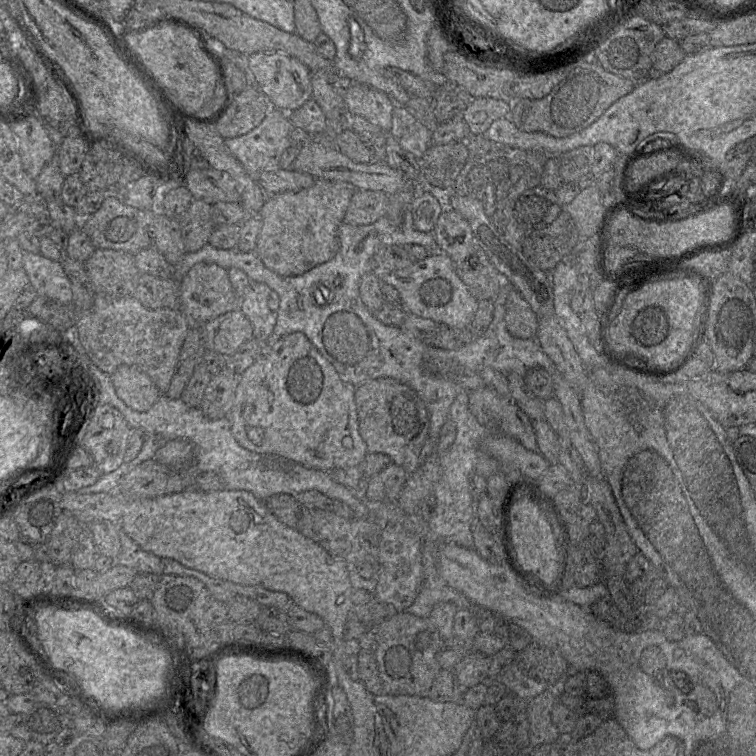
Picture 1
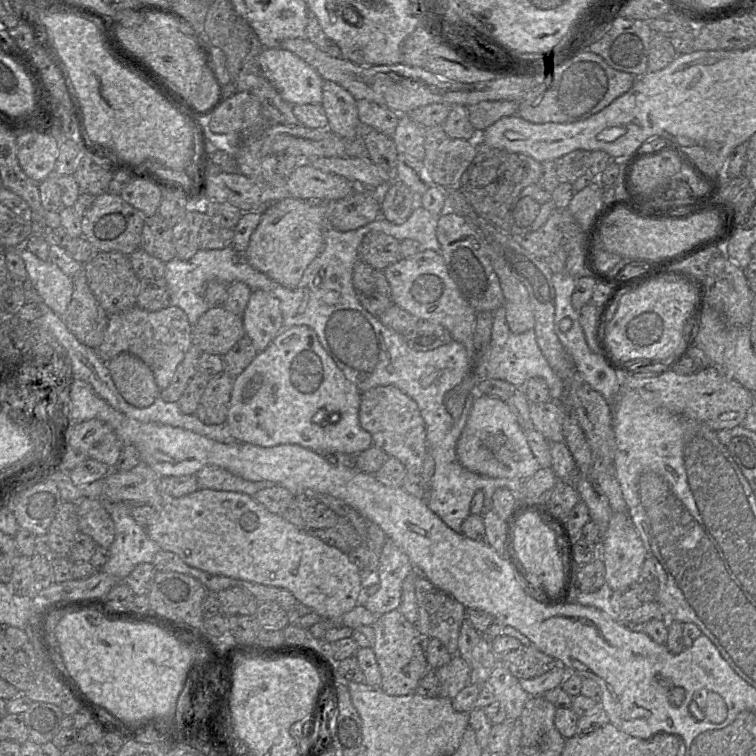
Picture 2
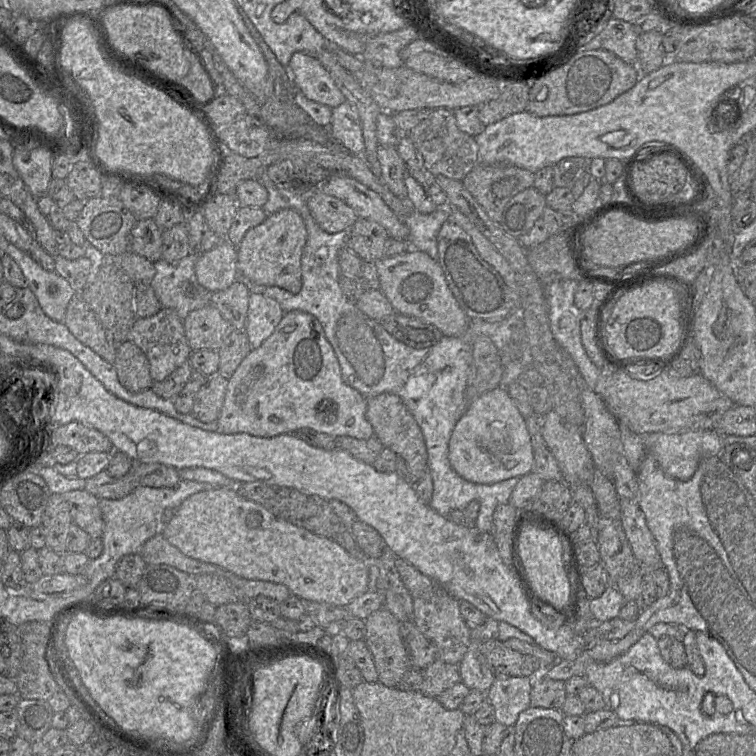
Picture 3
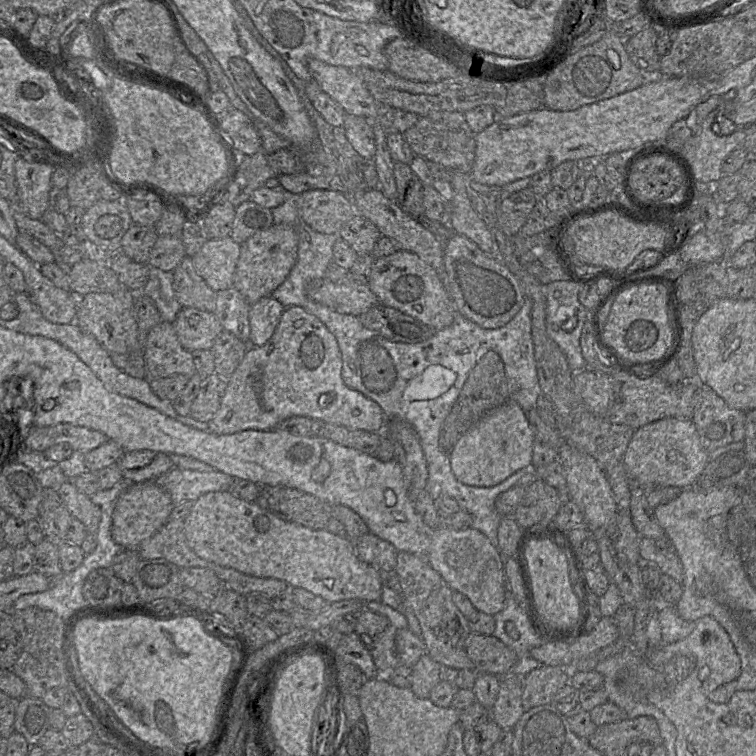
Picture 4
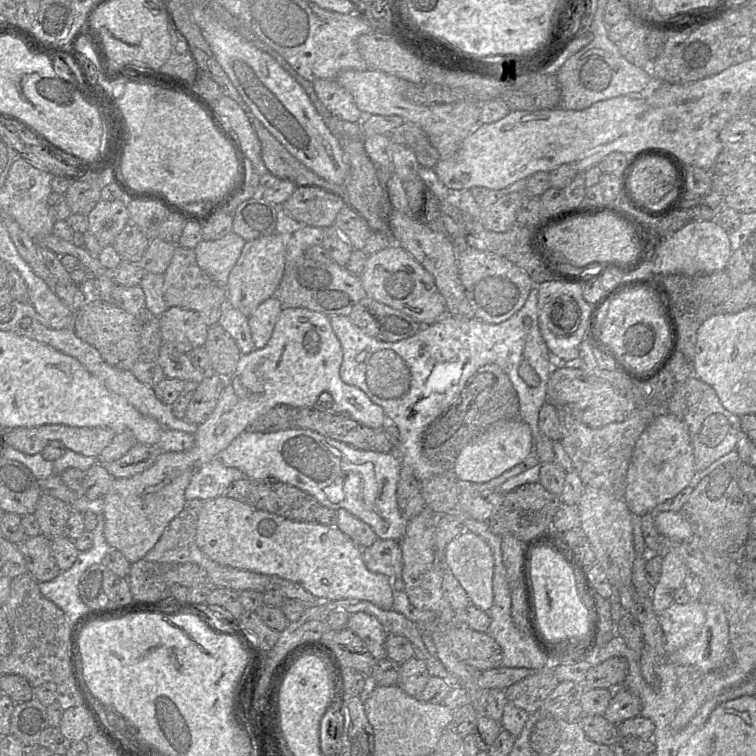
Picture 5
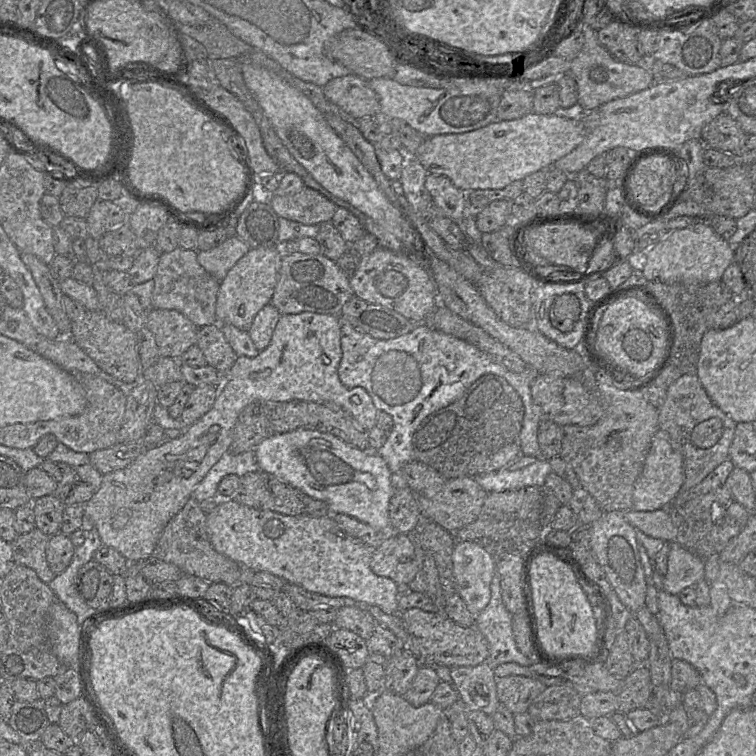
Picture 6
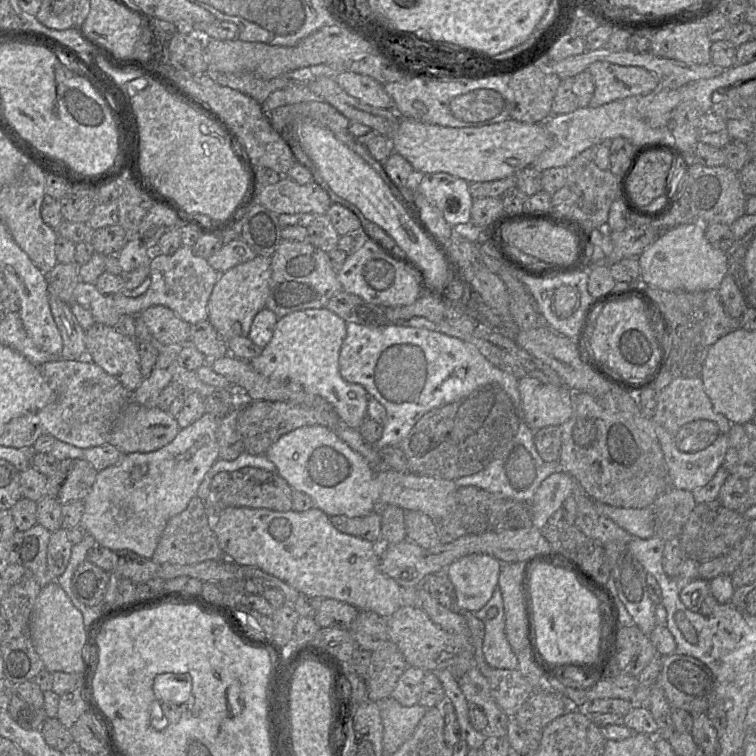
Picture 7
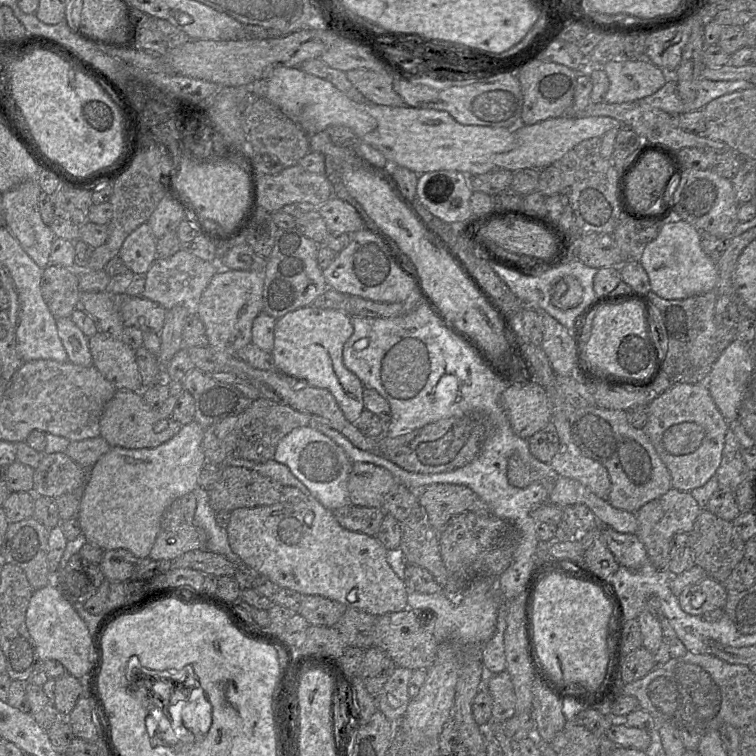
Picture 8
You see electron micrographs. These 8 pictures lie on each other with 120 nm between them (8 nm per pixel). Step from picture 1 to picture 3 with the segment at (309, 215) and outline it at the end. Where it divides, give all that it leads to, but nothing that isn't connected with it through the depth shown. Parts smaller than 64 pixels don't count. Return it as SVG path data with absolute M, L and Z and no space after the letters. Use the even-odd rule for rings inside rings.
M282 209L270 214L260 225L250 229L237 247L239 279L276 286L298 294L302 288L301 258L307 241L303 218L293 209Z

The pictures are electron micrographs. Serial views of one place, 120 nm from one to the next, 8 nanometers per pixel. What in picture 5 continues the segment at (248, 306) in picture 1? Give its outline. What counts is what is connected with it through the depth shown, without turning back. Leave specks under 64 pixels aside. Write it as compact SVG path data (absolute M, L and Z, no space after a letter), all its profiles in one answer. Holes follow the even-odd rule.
M276 296L261 303L248 317L249 327L256 349L262 349L270 340L283 307Z

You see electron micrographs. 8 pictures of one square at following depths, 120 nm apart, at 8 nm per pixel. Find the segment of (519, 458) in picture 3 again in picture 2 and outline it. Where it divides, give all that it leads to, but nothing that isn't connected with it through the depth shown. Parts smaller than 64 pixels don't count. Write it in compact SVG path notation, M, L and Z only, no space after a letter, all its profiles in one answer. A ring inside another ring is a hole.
M477 394L464 429L456 445L460 464L467 470L490 478L520 478L527 480L539 469L524 430L507 402L484 394Z

